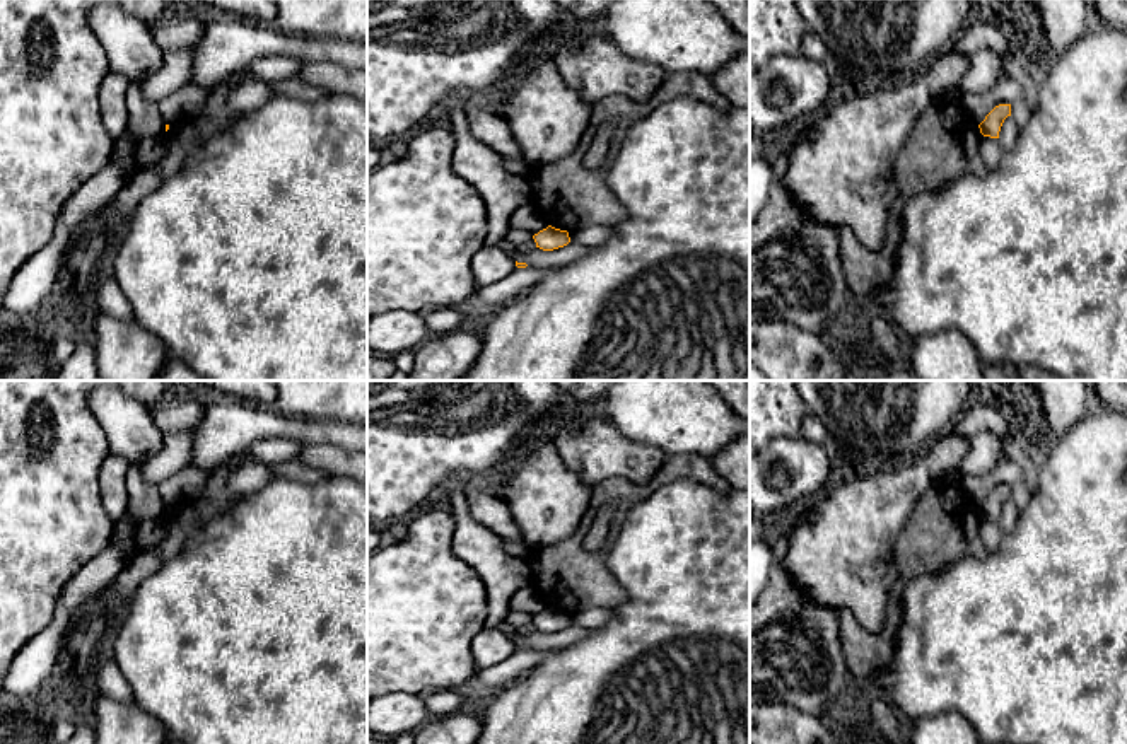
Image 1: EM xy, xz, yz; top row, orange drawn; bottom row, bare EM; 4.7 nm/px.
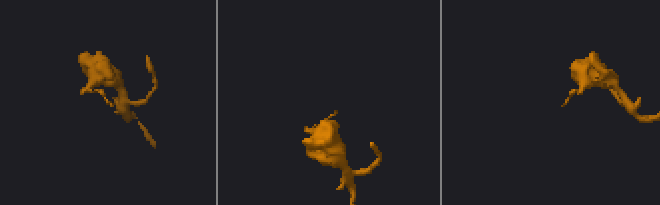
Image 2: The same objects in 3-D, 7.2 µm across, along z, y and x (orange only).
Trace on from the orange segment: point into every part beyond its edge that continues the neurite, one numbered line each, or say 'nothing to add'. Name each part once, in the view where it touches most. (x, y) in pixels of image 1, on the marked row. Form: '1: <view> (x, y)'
nothing to add

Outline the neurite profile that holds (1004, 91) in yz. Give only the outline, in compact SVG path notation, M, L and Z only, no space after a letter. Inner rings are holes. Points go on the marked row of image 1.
M1007 75L1002 78L999 77L985 92L963 94L960 106L975 125L980 125L996 106L1013 104L1014 101L1023 99L1023 96L1021 85Z

